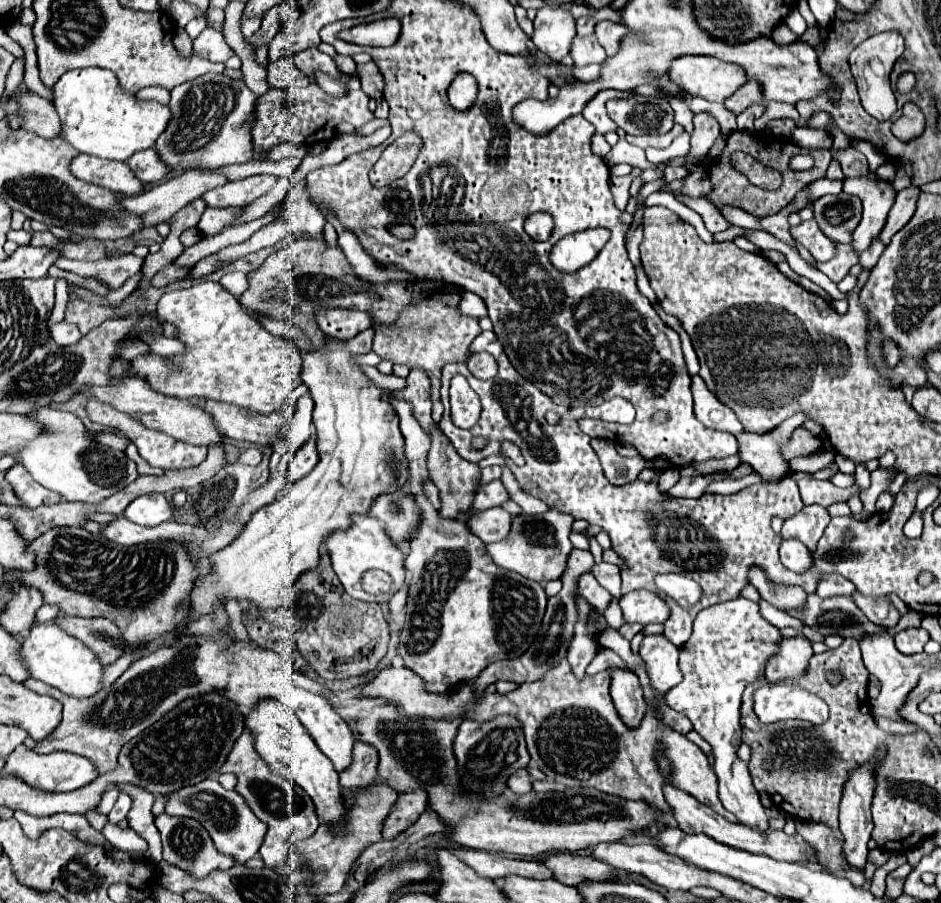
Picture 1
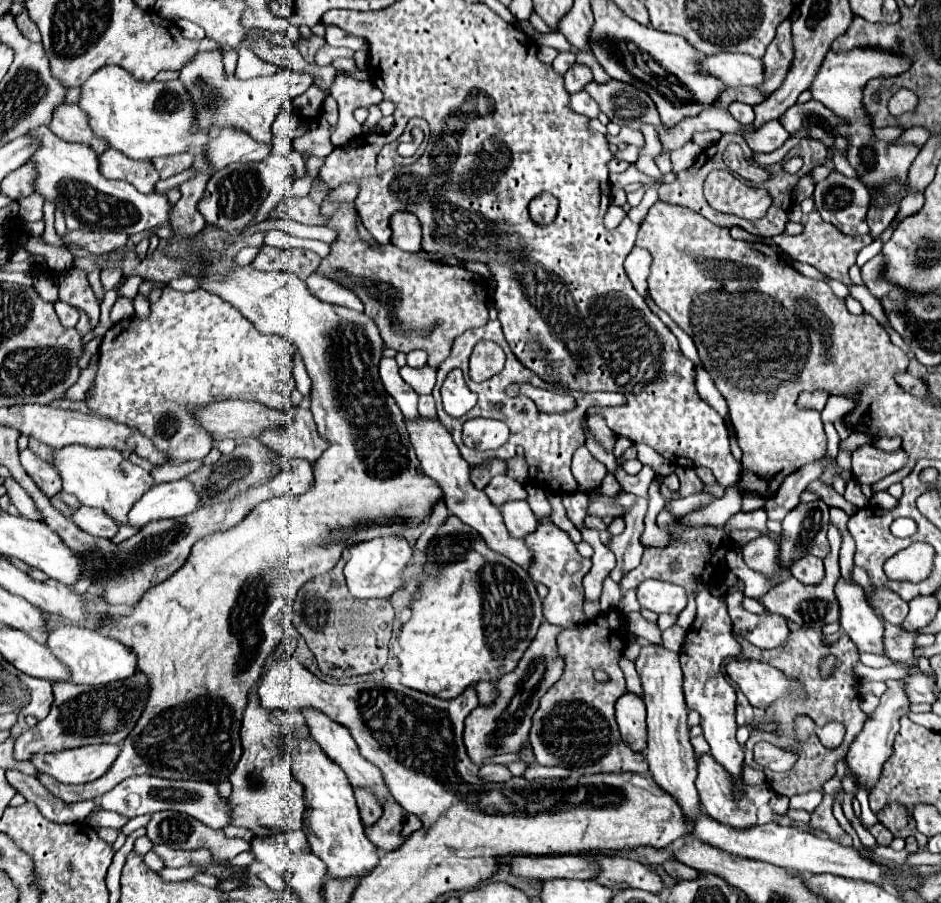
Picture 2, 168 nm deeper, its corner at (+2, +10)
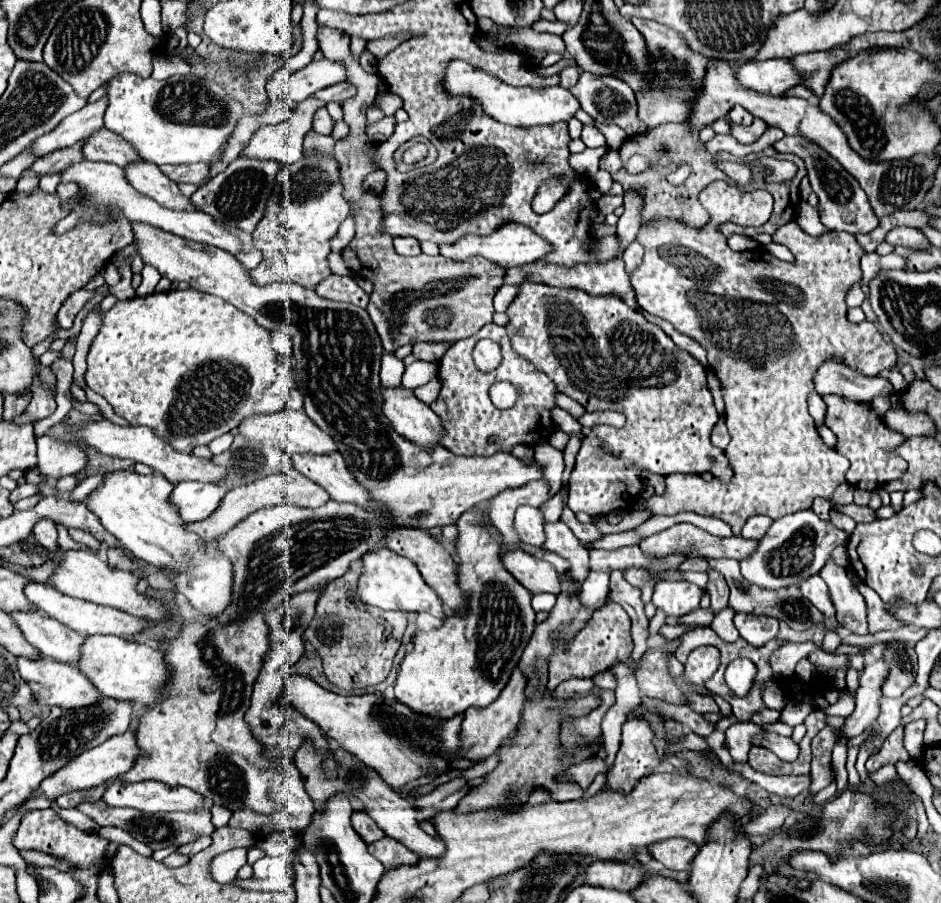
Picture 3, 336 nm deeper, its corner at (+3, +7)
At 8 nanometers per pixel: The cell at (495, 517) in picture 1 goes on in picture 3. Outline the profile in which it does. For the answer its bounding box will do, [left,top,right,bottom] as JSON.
[514,506,544,546]

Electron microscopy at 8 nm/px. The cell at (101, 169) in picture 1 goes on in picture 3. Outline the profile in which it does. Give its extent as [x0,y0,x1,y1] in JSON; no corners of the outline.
[124,162,194,210]

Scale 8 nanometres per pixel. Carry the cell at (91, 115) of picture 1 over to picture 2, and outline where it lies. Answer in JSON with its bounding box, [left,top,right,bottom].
[79,65,209,161]

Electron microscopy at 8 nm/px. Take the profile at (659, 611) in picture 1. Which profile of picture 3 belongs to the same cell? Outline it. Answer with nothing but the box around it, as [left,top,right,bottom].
[652,582,702,618]

